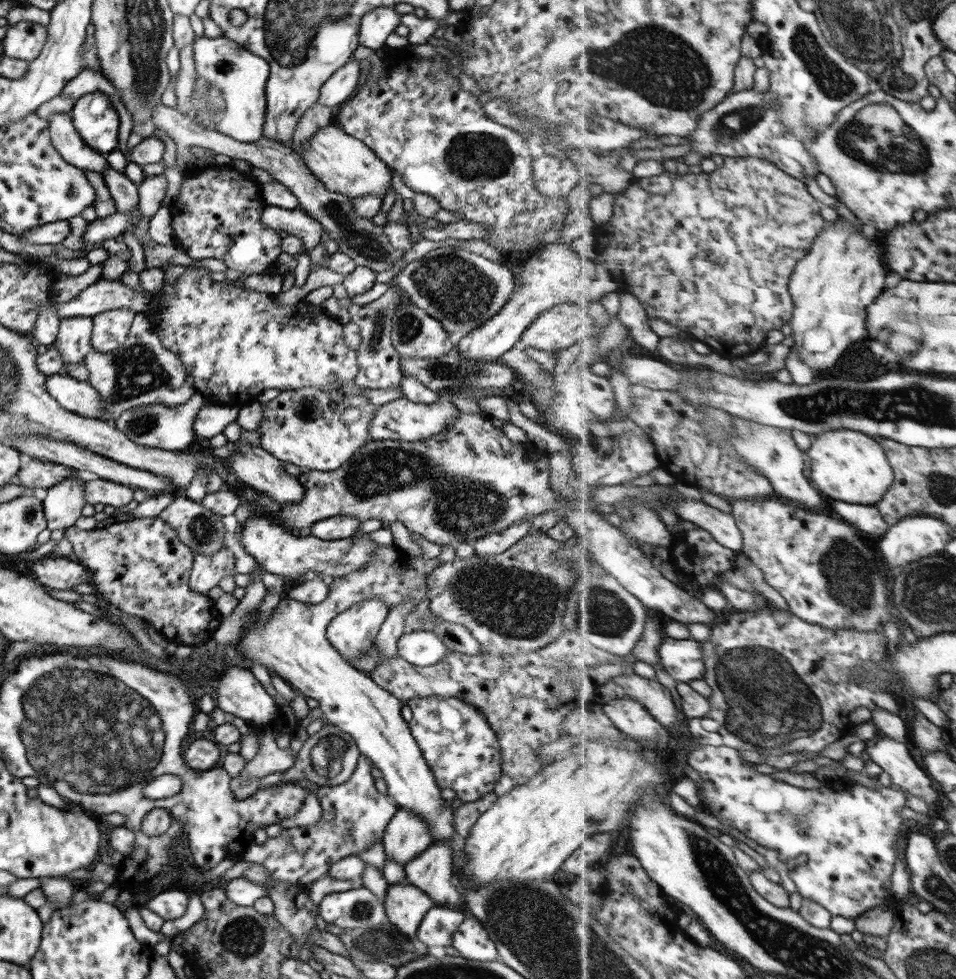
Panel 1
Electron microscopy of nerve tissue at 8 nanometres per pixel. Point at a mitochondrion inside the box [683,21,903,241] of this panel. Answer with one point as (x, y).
(733, 125)

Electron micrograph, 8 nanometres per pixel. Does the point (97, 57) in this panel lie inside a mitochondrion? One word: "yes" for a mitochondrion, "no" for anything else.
no

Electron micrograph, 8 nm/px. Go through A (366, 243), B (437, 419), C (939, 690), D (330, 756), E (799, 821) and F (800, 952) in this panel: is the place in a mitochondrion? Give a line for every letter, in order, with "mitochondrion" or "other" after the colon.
A: mitochondrion
B: other
C: other
D: mitochondrion
E: mitochondrion
F: mitochondrion

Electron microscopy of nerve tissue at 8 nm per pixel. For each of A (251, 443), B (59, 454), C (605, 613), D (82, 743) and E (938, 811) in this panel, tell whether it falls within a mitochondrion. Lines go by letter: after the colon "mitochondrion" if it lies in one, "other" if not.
A: other
B: other
C: mitochondrion
D: mitochondrion
E: other

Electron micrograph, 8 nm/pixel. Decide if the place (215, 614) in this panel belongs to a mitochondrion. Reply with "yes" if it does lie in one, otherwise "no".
no

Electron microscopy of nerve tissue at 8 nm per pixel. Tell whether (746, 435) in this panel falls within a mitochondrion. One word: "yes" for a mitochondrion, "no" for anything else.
yes

